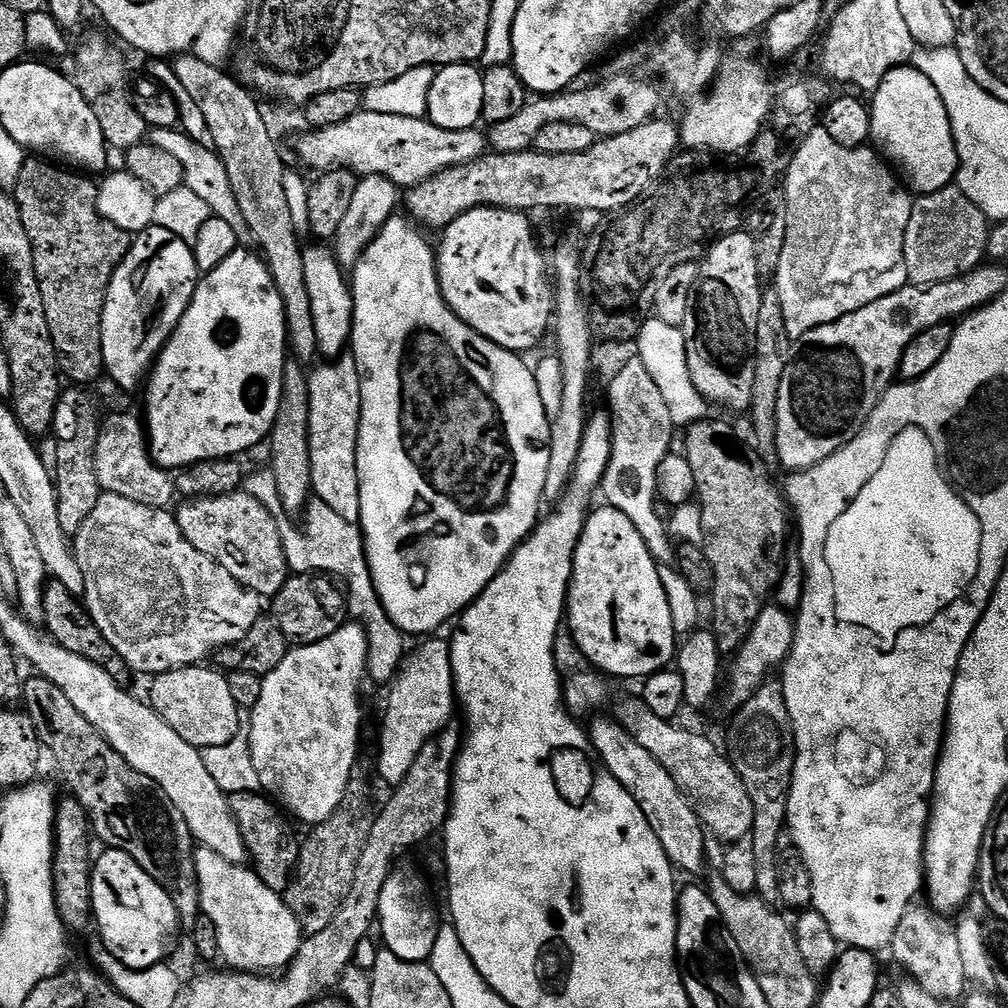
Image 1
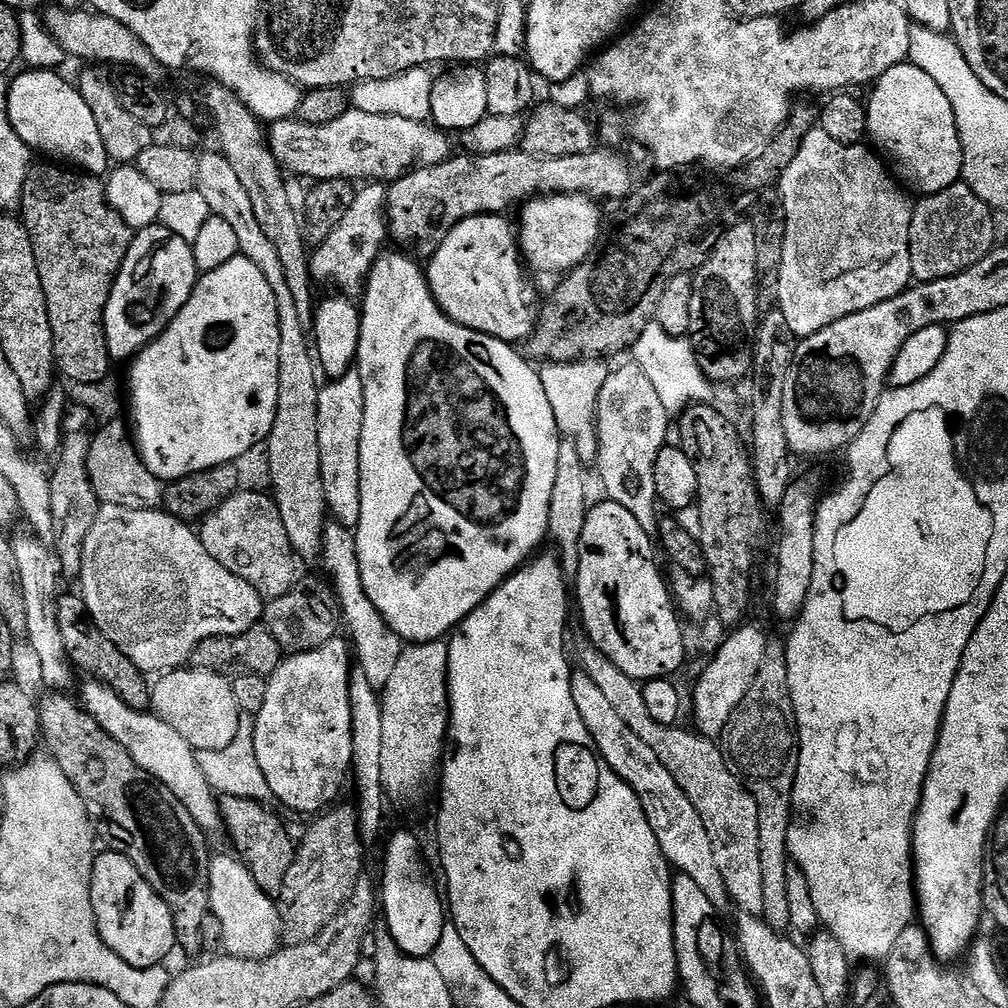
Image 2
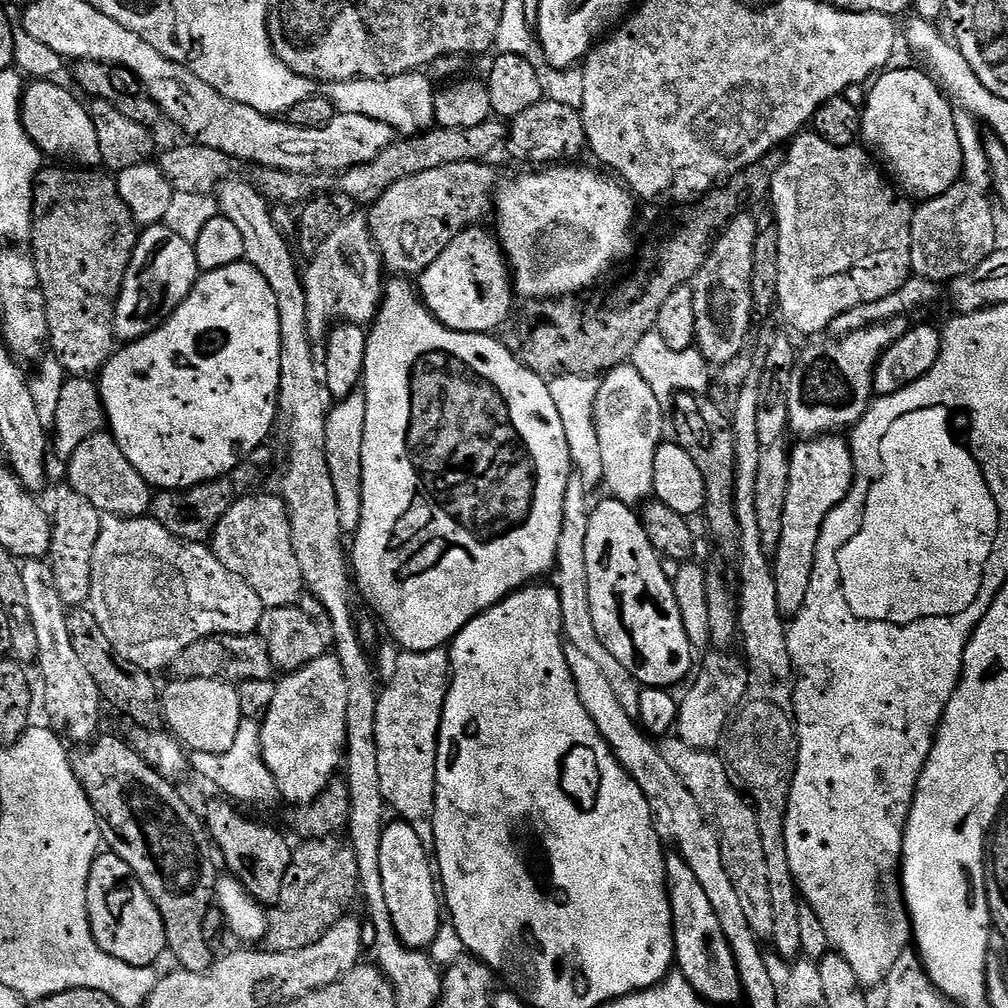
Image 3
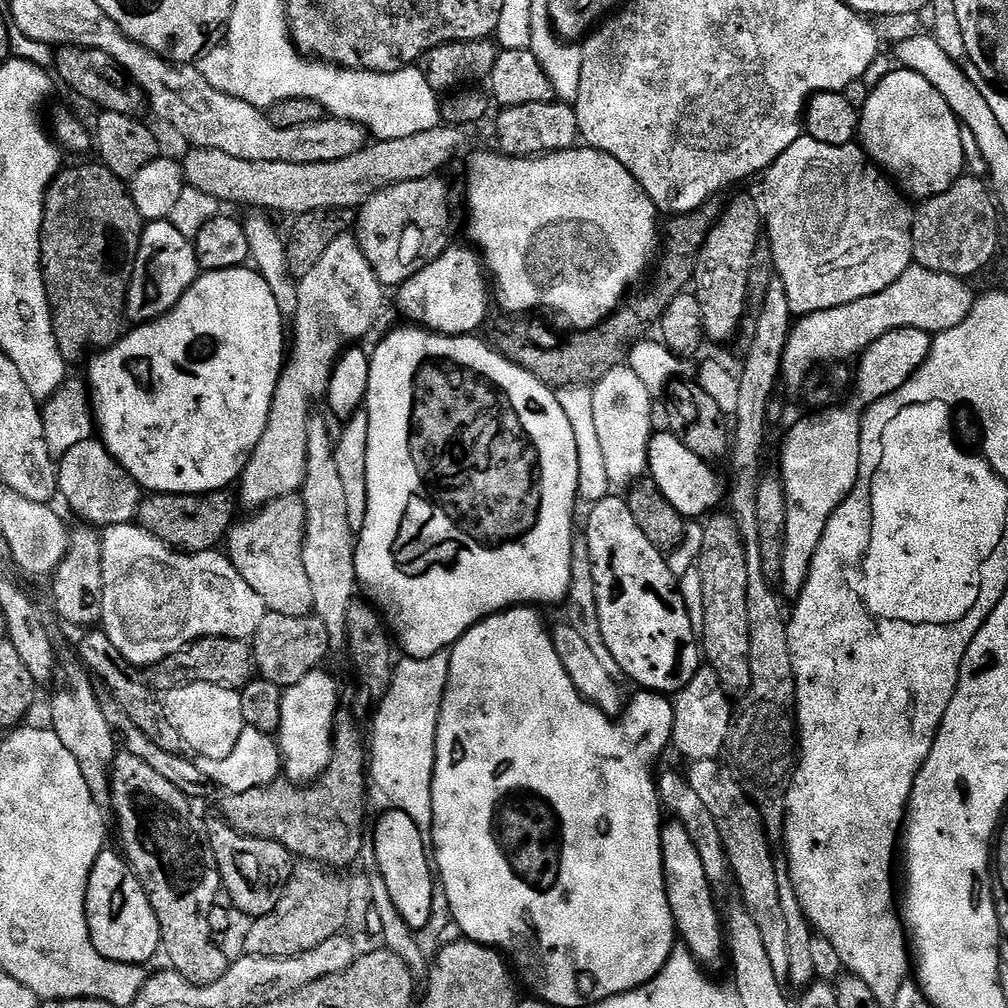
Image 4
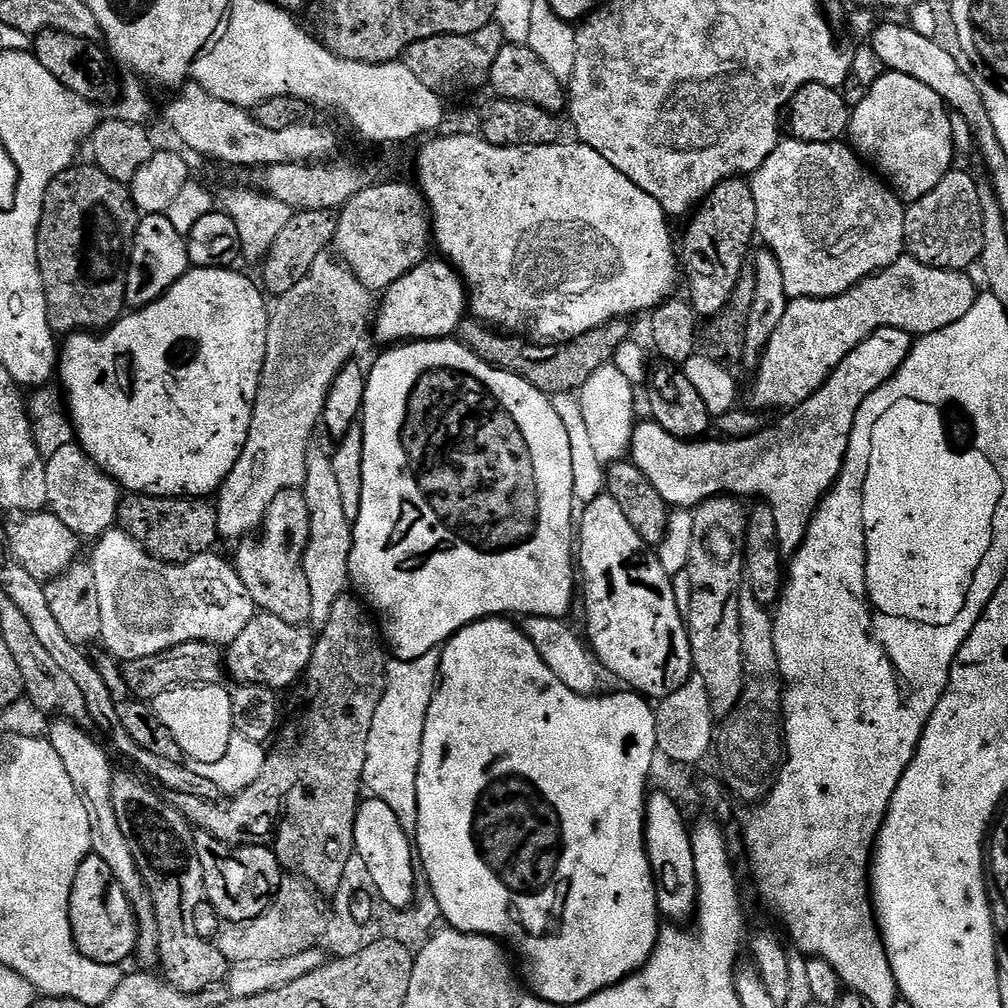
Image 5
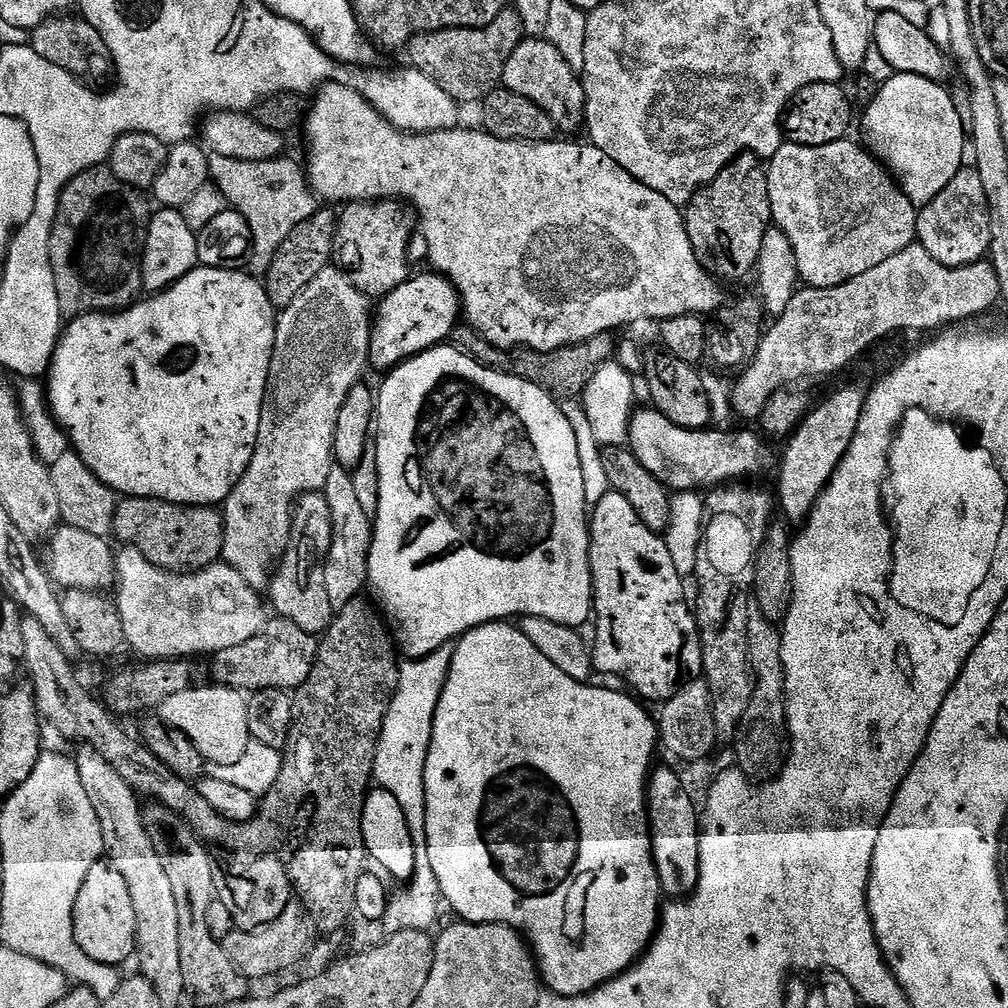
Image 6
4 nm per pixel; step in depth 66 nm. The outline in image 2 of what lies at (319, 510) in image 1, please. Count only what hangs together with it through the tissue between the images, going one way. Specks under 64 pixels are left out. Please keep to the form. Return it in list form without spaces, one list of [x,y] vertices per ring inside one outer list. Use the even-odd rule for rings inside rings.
[[[332,522],[325,527],[322,564],[325,564],[329,572],[336,576],[334,591],[346,632],[348,628],[346,636],[354,649],[355,661],[366,674],[370,686],[374,686],[376,692],[383,693],[385,686],[390,683],[395,668],[398,667],[398,658],[402,658],[406,644],[398,633],[384,621],[378,606],[374,606],[374,602],[370,602],[370,598],[362,586],[362,570],[358,562],[356,538],[351,527],[343,528],[340,522]]]

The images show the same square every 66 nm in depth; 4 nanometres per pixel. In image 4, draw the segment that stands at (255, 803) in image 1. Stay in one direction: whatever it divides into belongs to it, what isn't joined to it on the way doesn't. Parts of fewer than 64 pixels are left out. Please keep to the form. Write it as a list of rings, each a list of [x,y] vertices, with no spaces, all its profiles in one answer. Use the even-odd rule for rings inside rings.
[[[216,814],[203,821],[204,831],[208,833],[208,845],[216,859],[220,871],[223,891],[232,899],[231,907],[245,912],[248,918],[270,914],[284,896],[288,879],[292,876],[294,857],[291,852],[273,840],[260,840],[232,827],[223,815]]]

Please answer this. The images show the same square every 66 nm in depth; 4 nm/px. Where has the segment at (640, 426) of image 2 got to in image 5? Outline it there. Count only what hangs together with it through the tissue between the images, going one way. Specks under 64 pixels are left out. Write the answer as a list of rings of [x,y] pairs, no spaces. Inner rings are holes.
[[[613,363],[607,364],[590,378],[578,399],[591,437],[596,458],[607,466],[622,460],[631,449],[636,425],[636,386]]]

